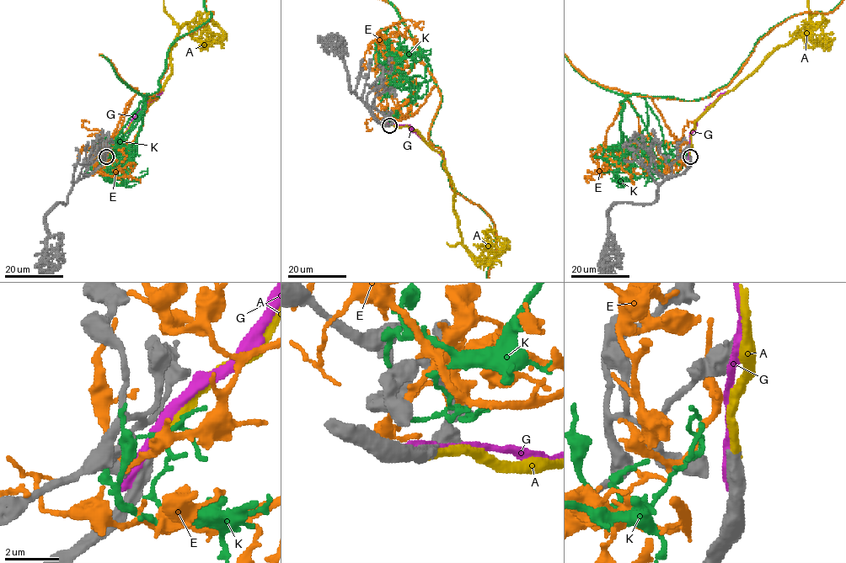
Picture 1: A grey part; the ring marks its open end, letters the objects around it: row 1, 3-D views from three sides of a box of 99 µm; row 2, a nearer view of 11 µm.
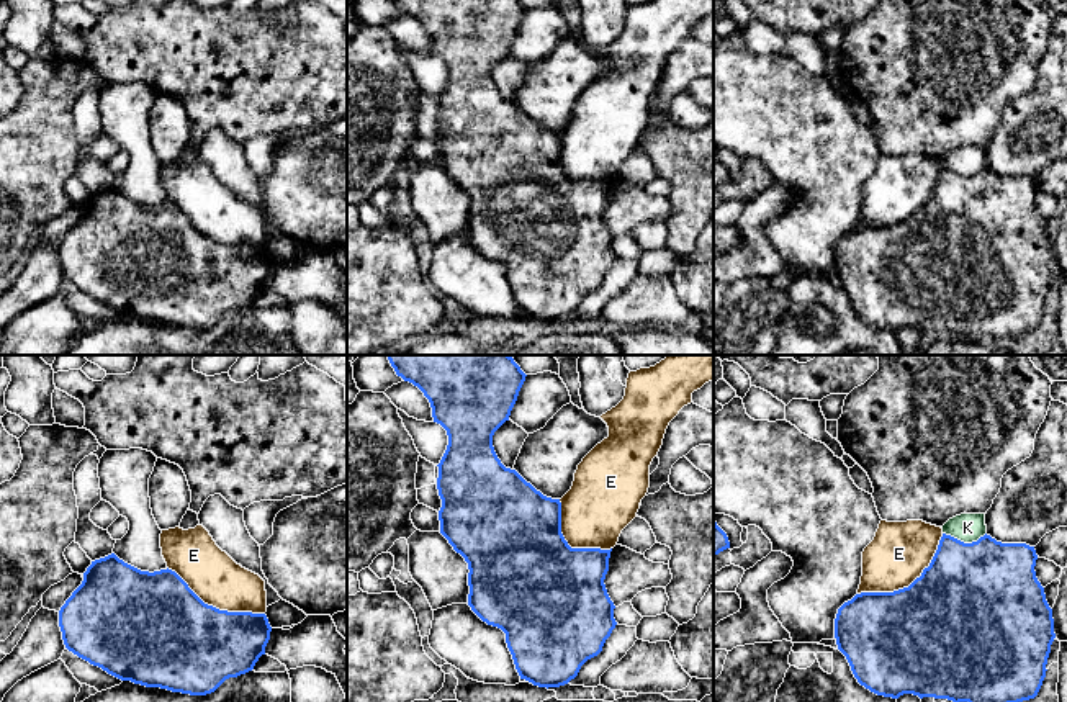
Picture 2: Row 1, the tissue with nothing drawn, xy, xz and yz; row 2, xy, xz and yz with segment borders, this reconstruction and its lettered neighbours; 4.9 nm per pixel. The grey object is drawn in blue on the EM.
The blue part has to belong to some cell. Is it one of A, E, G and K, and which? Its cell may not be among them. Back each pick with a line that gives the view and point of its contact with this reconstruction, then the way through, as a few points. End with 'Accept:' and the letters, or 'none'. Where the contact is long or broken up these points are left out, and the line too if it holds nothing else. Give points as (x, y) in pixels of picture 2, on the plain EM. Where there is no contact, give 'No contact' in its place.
A: No contact
Accept: A

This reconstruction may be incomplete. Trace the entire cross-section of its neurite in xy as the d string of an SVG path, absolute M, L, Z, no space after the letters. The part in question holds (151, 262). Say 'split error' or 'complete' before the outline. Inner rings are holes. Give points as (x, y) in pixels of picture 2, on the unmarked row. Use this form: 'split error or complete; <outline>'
complete; M115 187L92 195L82 218L59 244L64 278L79 291L101 301L108 308L141 317L190 329L214 326L226 313L254 303L265 288L272 260L265 247L227 245L205 237L172 203L141 205Z

